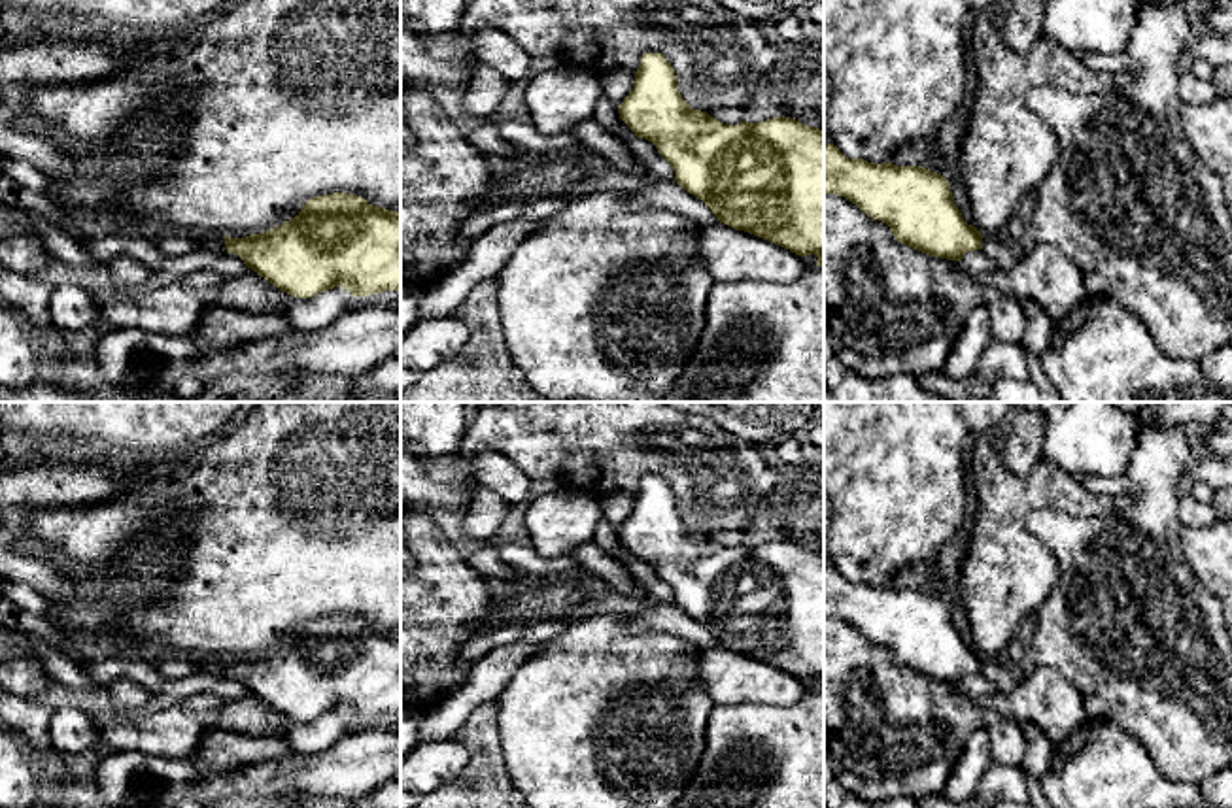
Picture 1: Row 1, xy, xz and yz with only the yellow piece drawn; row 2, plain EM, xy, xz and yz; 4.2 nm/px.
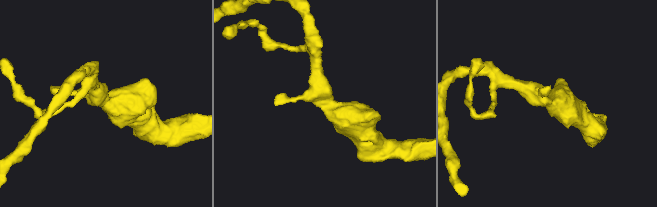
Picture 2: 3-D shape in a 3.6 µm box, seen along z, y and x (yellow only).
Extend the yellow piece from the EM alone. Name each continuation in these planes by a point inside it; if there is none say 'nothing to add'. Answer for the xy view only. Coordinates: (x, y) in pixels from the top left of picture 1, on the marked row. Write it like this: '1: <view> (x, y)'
nothing to add

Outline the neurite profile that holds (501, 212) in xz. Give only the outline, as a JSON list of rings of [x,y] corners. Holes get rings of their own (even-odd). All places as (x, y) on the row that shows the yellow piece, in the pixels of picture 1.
[[[506,200],[506,202],[497,202],[493,206],[482,208],[471,219],[467,219],[467,223],[463,225],[457,236],[457,244],[471,245],[491,227],[508,223],[522,215],[523,215],[523,200]]]

